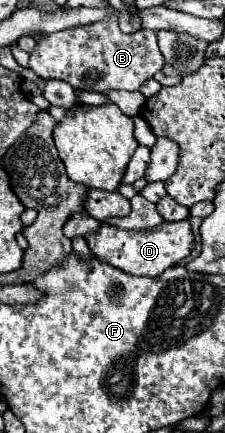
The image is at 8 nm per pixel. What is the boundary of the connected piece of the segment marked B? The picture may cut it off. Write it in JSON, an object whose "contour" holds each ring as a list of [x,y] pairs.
{"contour":[[[107,17],[91,25],[63,29],[37,39],[29,65],[41,79],[61,79],[75,89],[99,93],[109,89],[137,91],[143,81],[151,79],[163,67],[163,55],[159,53],[155,31],[139,29],[135,35],[125,35],[115,17]]]}

